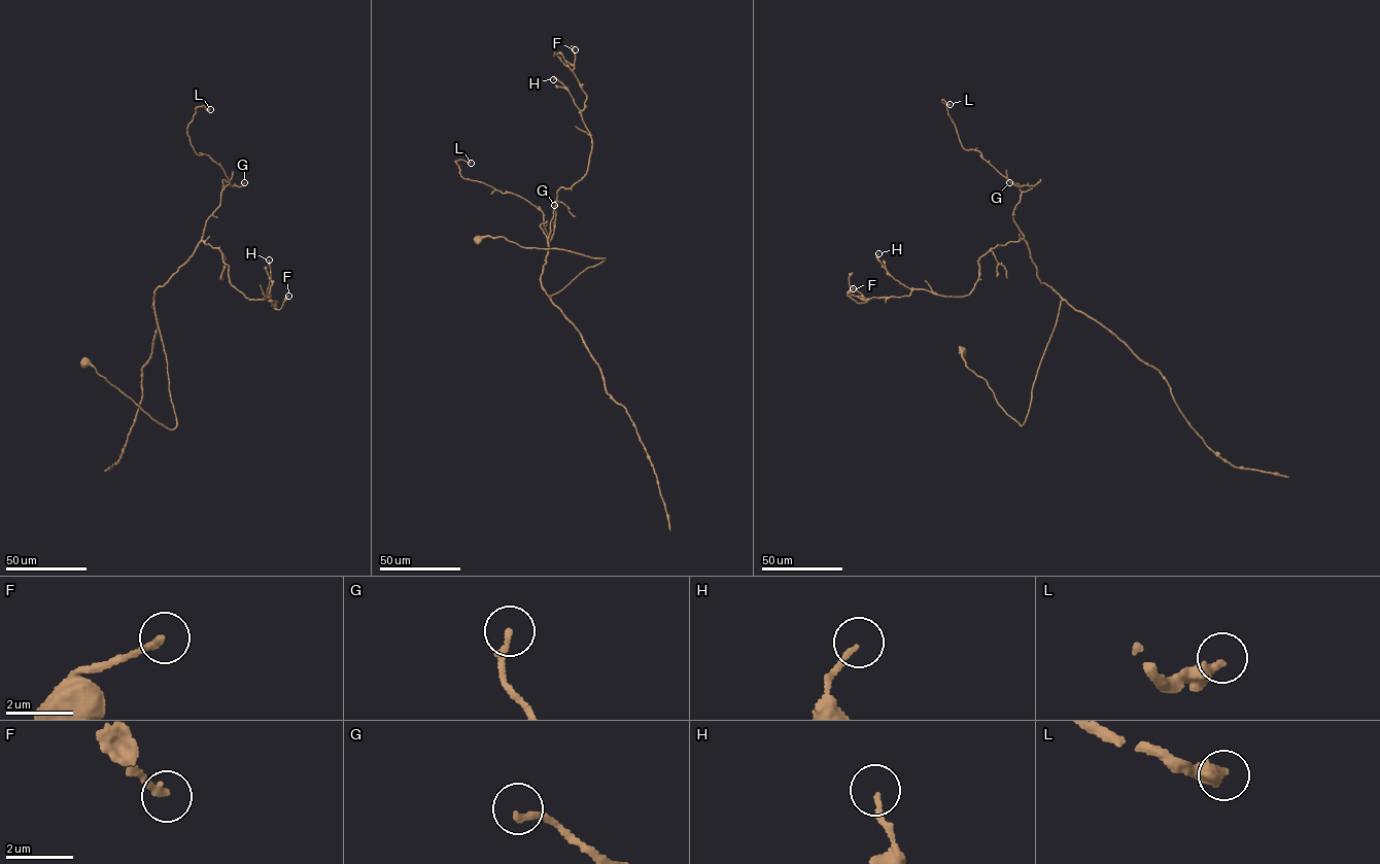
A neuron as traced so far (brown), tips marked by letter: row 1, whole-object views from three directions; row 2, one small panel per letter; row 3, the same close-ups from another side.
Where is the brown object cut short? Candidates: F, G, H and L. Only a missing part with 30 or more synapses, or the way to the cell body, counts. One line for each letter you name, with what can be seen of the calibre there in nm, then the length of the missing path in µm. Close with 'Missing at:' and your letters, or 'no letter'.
Missing at: no letter

